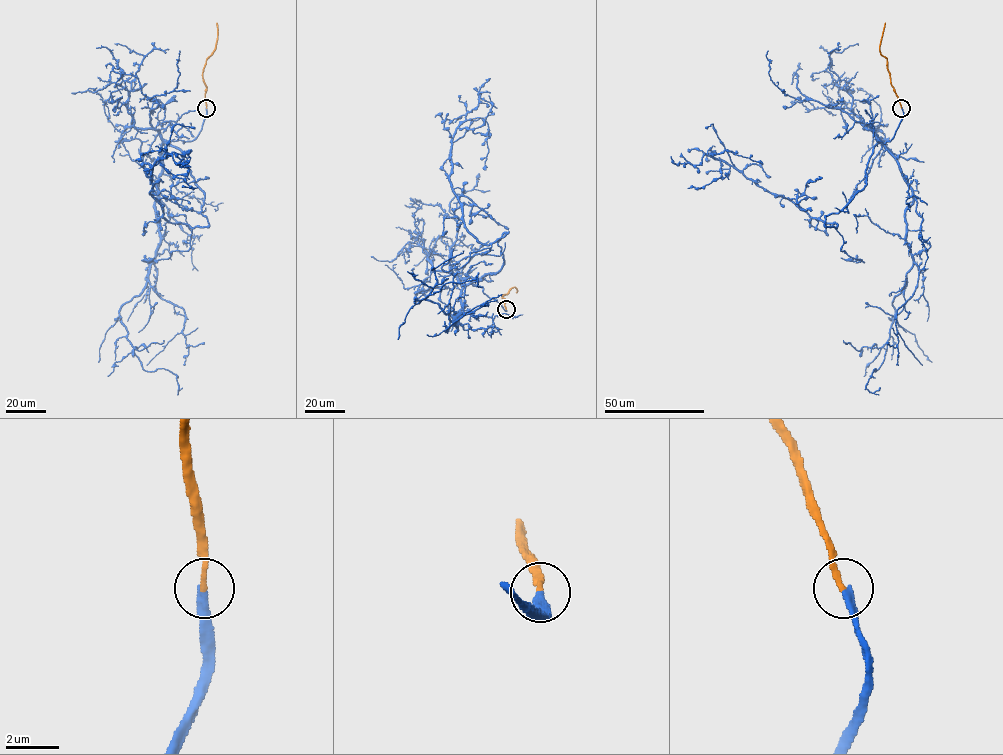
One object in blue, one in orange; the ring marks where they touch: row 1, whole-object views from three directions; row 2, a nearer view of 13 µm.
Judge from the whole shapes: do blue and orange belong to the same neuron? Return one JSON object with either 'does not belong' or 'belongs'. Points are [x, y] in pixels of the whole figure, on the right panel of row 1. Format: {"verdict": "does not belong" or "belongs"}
{"verdict": "belongs"}

